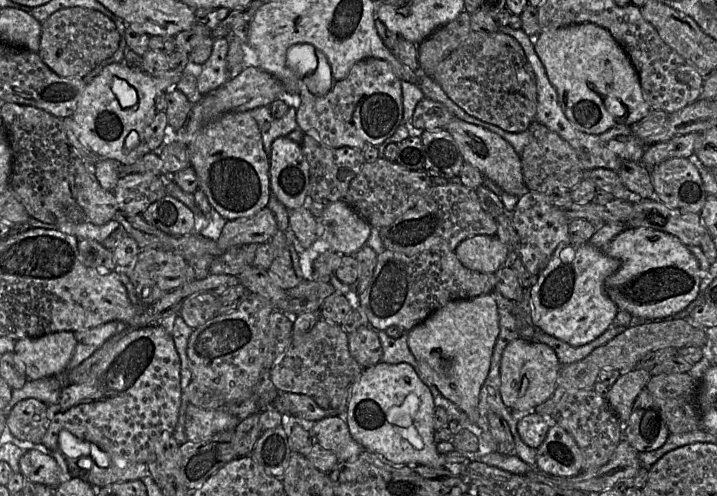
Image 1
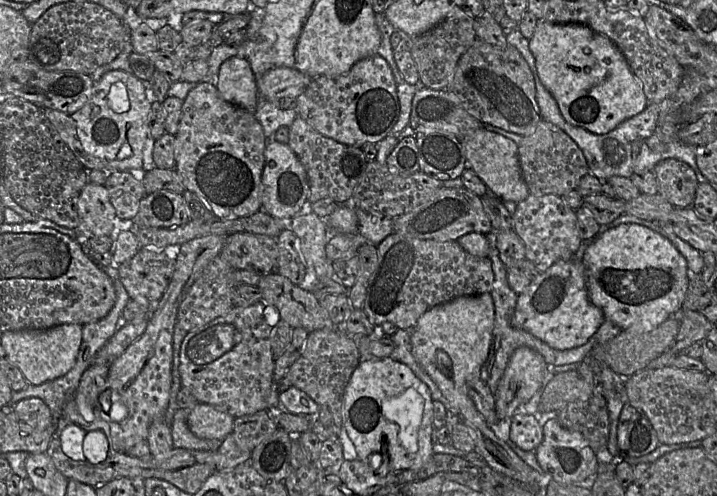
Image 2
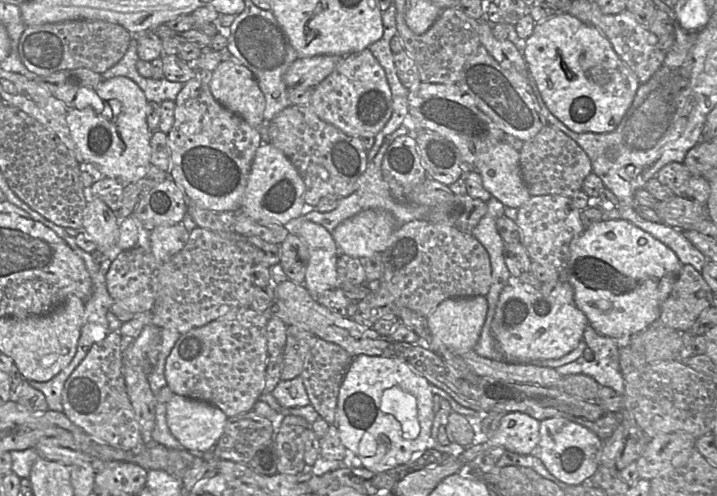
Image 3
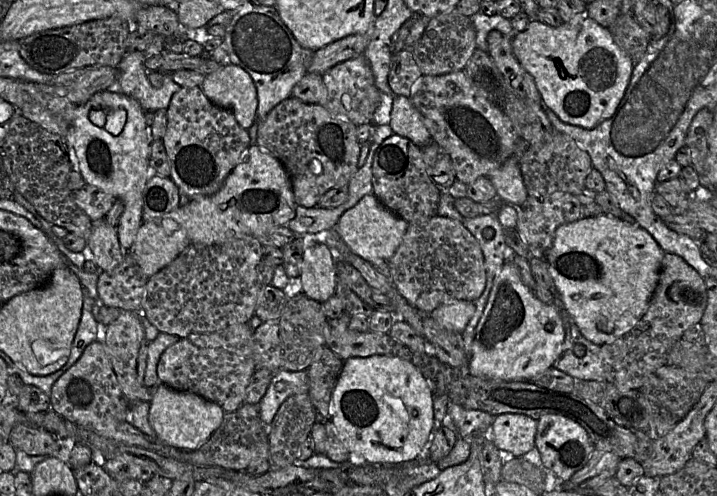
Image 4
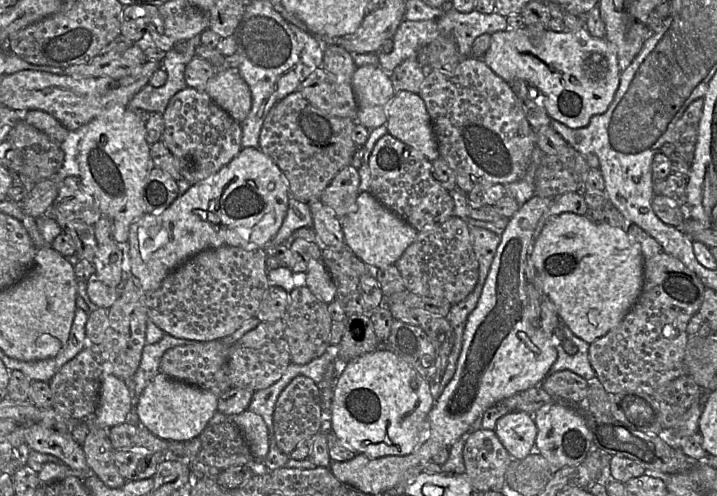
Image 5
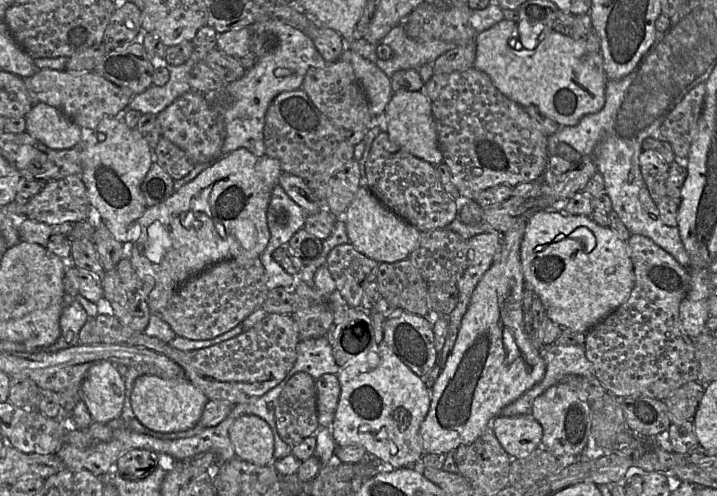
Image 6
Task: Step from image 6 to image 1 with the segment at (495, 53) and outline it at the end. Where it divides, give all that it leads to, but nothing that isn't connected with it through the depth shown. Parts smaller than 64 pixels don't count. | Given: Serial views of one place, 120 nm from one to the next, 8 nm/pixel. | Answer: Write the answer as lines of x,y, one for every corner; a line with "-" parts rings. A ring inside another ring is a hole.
581,23
541,31
534,37
534,47
557,91
563,112
578,129
589,134
601,134
618,125
632,126
650,112
651,106
645,98
637,71
605,28
593,23

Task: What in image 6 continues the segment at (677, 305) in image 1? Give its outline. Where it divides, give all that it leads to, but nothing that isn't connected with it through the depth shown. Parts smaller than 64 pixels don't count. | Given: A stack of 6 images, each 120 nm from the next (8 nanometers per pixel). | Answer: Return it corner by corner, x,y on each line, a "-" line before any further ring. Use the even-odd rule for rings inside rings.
539,210
528,217
520,247
520,262
525,285
540,298
545,315
561,328
573,332
586,333
594,325
615,311
628,299
635,282
633,263
627,247
627,241
620,239
610,227
596,224
589,216
571,215
563,211

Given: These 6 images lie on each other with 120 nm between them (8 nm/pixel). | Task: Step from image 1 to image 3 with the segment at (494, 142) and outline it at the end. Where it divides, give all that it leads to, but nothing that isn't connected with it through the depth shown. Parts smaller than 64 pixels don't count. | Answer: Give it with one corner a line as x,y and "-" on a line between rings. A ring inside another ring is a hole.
500,141
483,153
472,168
482,177
484,187
504,206
519,209
531,197
520,171
519,151
506,141

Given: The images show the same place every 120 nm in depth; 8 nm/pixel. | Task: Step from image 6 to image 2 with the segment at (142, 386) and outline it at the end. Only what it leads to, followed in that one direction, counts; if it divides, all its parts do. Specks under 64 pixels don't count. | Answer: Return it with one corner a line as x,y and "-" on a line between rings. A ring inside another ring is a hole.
198,403
190,410
187,423
198,438
223,440
232,431
233,420
233,416
210,404

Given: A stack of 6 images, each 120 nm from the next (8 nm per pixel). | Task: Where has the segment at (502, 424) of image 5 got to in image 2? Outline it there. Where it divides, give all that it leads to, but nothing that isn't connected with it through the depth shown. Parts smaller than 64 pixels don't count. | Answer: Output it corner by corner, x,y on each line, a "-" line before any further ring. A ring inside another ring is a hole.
515,413
511,417
509,438
523,451
535,451
543,441
543,428
534,415

